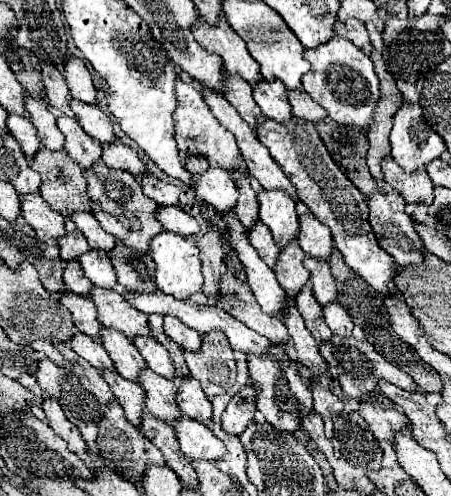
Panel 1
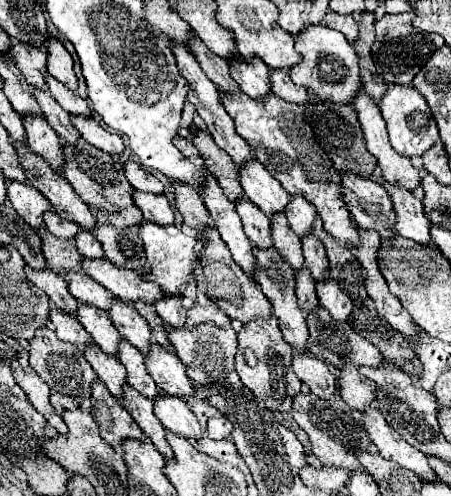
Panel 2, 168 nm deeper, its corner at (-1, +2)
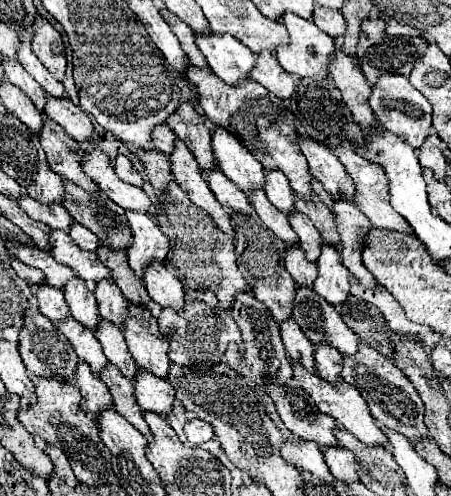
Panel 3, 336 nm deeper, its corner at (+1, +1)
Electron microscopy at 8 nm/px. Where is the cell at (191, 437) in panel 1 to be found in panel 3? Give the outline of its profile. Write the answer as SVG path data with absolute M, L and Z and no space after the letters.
M138 369L134 375L134 397L142 411L154 411L162 417L168 415L174 401L174 387L150 371Z

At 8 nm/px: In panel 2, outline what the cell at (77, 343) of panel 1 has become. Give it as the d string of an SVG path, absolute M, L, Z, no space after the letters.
M52 310L50 322L56 326L56 336L60 340L70 342L80 350L84 350L86 346L92 346L90 334L86 334L86 330L82 330L82 324L74 316L70 316L62 310Z

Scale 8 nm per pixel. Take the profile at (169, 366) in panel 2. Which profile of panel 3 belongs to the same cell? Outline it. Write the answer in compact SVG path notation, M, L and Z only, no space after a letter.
M128 305L128 319L124 321L122 333L138 367L152 371L158 377L168 375L168 339L160 333L156 317L146 305Z

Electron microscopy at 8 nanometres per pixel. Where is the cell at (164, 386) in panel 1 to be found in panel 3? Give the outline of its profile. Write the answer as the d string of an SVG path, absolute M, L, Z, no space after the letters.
M102 319L100 327L96 327L96 331L94 331L94 337L100 341L106 359L110 363L114 363L128 379L134 379L136 363L134 363L132 355L126 349L126 341L124 341L124 335L122 335L120 327Z

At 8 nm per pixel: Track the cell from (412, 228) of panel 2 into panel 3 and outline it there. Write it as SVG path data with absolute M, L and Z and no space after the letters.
M336 145L336 147L332 149L332 153L340 159L340 163L344 165L344 169L346 169L348 175L352 177L352 181L354 181L354 185L356 185L356 195L354 195L352 201L354 201L354 205L370 219L370 223L372 223L374 227L382 227L382 229L392 229L392 231L400 231L400 233L412 233L412 227L408 225L408 221L406 221L402 215L398 215L398 213L392 209L390 201L388 201L388 197L390 197L390 195L388 195L388 179L386 179L382 167L376 165L376 163L372 163L372 161L368 161L368 159L364 159L364 157L360 157L360 155L356 155L352 147Z

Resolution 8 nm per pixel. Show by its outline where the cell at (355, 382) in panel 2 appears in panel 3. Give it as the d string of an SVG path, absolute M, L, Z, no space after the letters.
M316 345L314 351L314 363L316 363L316 373L328 381L336 381L340 377L340 367L342 367L342 355L334 349L324 345Z

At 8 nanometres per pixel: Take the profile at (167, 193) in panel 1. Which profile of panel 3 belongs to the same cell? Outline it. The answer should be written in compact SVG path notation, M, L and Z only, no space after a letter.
M118 155L116 159L114 159L116 163L114 163L114 171L116 171L116 175L122 179L122 181L126 181L126 183L130 183L130 185L136 185L136 187L142 187L142 177L140 177L140 173L132 167L132 161L126 157L126 155Z

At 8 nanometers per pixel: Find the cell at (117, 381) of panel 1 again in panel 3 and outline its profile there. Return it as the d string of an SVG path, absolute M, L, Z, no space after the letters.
M72 317L60 321L56 327L60 329L60 333L64 333L68 337L72 347L76 349L76 355L92 367L94 375L98 375L102 371L104 363L108 363L108 359L104 357L102 347L98 343L98 339L94 337L94 333L88 331L88 327L84 327L82 323L76 323Z

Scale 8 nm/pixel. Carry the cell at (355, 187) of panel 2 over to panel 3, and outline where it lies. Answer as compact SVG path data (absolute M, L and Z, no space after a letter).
M300 133L300 149L308 159L310 173L334 199L348 199L354 195L352 179L344 171L342 163L324 145L318 145L308 135Z

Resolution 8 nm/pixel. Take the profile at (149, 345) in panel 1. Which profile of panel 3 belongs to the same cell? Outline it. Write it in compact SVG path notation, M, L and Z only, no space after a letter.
M100 279L100 283L96 283L96 303L98 303L98 311L102 319L108 319L116 325L122 325L128 313L128 301L122 295L122 291L118 289L118 285L110 279Z

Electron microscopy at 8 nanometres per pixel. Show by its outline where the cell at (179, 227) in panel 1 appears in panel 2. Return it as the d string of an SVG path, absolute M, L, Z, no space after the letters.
M134 190L134 204L142 210L144 218L148 222L160 224L160 226L170 226L176 222L176 214L166 200L166 196L156 196L156 194L146 194Z

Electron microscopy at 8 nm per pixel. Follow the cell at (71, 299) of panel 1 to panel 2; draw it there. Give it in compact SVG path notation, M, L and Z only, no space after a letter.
M26 266L26 276L32 284L42 288L50 296L52 304L58 310L62 310L70 316L76 316L76 310L78 310L80 302L70 294L70 290L66 286L66 280L62 276L54 274L52 270L32 270L30 266Z

